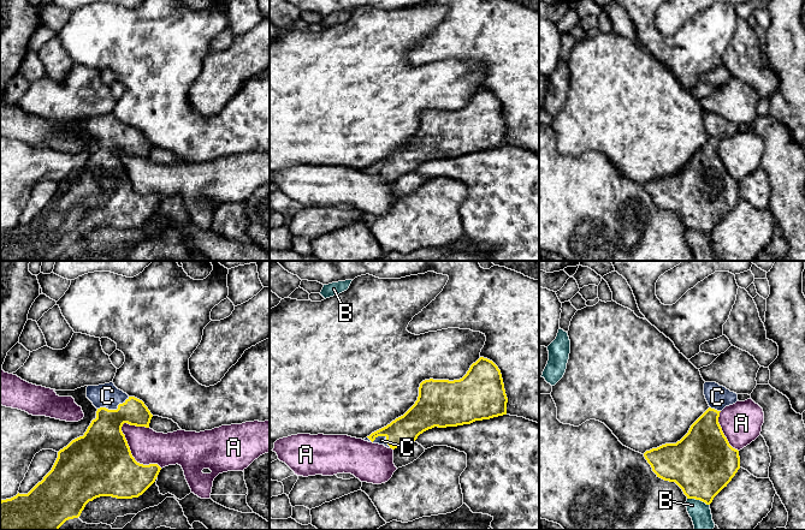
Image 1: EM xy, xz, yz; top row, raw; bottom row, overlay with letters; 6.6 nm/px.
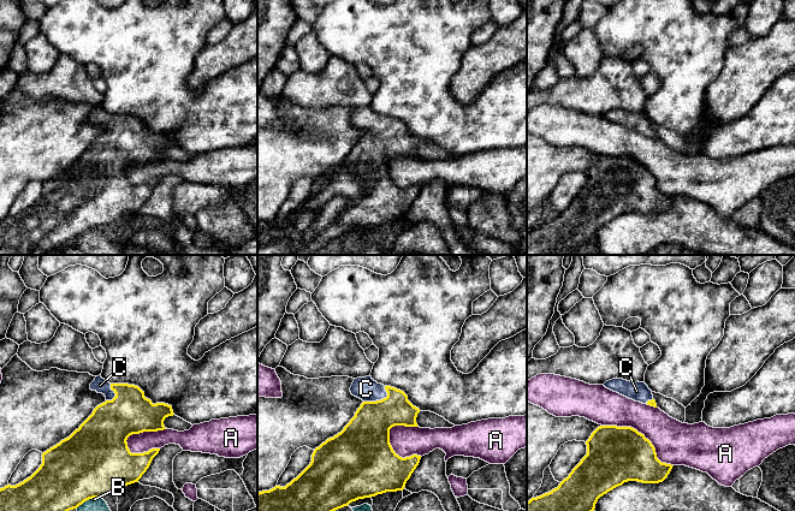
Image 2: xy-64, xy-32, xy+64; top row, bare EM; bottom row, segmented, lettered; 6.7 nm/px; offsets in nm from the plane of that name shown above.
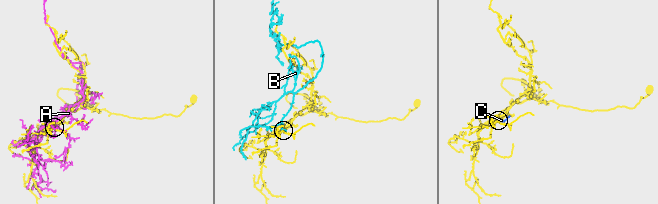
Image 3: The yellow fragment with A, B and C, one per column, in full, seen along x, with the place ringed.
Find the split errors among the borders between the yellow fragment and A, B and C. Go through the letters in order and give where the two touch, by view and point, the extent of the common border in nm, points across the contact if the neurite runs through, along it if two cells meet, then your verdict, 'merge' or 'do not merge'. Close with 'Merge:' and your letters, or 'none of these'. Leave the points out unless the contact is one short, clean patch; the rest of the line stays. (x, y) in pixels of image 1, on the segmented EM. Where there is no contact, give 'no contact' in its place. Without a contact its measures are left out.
A: contact xy (131, 454); length 400 nm; do not merge
B: contact yz (698, 499); length 160 nm; do not merge
C: contact xy (113, 410); length 240 nm; way xy (104, 446), (104, 434), (113, 410), (107, 395); merge
Merge: C

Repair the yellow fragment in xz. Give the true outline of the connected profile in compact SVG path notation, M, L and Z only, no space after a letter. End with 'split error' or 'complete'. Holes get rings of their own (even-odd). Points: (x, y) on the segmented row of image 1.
M480 357L460 380L422 381L415 404L403 416L363 440L395 449L406 442L415 441L420 434L434 427L457 427L507 415L507 403L501 370L492 361Z; split error

